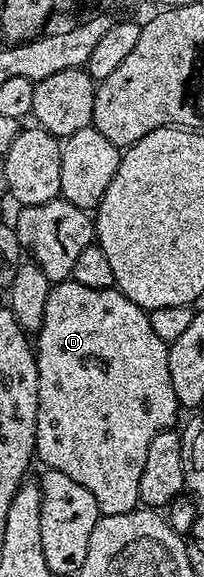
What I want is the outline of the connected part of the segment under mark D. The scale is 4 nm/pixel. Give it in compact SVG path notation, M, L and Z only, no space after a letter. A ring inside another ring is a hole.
M71 278L53 283L46 298L46 314L44 325L34 336L34 351L38 366L38 418L36 419L36 456L44 463L45 469L53 468L69 478L74 478L78 486L86 486L90 494L94 494L94 502L98 502L101 516L110 514L126 514L136 511L140 504L138 485L142 483L142 470L146 466L146 450L150 450L150 442L160 432L167 432L173 427L178 413L174 386L170 382L170 366L168 365L168 345L154 334L150 327L150 318L145 309L140 308L130 298L126 298L115 287L94 288L82 286L82 282Z

